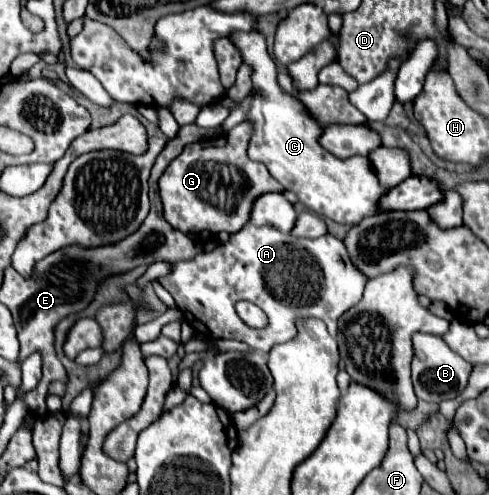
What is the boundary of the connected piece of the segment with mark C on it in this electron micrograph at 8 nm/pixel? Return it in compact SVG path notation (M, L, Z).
M251 31L237 33L231 37L231 41L241 49L243 61L253 67L253 87L259 89L247 117L247 121L255 127L249 143L249 157L265 163L269 173L317 215L329 217L343 225L355 225L361 223L361 219L381 213L379 199L387 195L389 189L379 183L367 157L357 155L343 161L319 145L319 135L323 129L305 111L303 103L279 87L277 69L267 53L265 37L259 31Z

